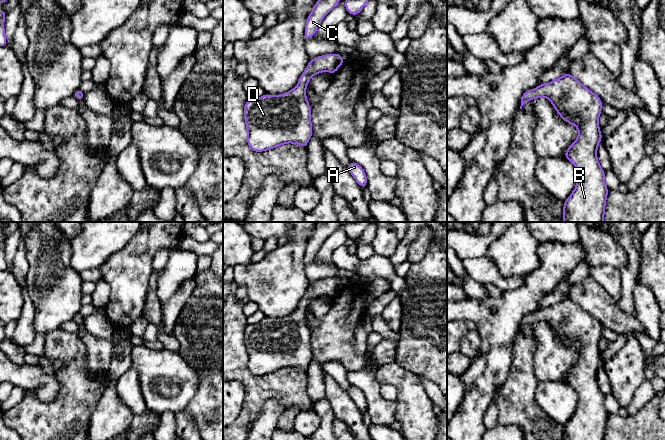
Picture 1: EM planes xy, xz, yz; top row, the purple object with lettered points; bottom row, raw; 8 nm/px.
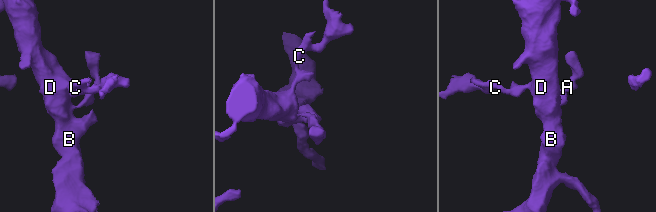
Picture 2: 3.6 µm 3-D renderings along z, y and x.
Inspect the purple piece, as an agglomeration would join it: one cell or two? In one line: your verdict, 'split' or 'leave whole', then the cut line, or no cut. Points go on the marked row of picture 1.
leave whole; cut none

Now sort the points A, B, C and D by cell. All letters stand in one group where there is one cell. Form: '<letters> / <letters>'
A B C D

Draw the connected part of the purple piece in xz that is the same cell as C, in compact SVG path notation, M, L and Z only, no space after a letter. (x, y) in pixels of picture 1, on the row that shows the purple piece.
M318 0L315 3L312 12L307 17L305 24L305 40L310 39L315 35L326 14L336 7L339 4L339 1L340 0Z

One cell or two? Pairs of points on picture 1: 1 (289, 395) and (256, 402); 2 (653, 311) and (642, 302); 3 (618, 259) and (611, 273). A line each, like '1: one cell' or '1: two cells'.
1: one cell
2: one cell
3: two cells

